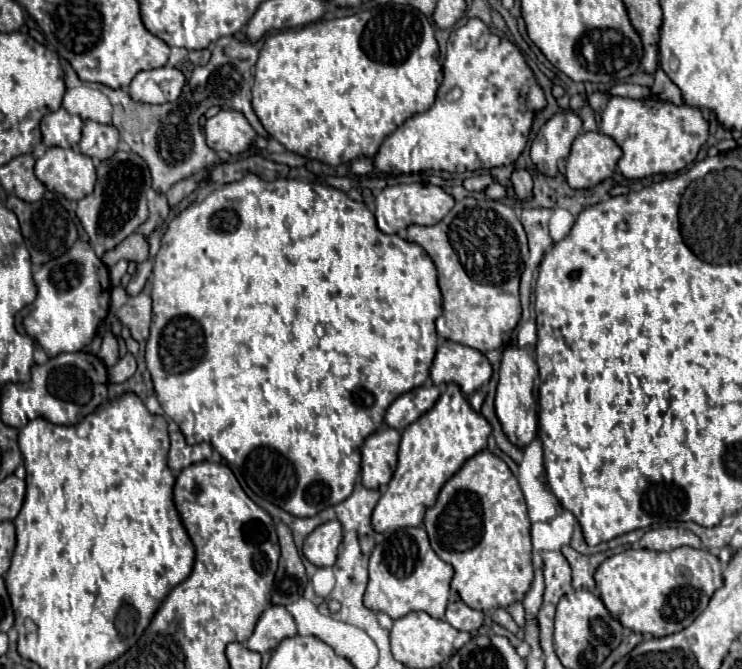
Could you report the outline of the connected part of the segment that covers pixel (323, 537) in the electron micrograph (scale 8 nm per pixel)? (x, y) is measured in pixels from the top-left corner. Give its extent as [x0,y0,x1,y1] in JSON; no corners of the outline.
[304,521,342,565]

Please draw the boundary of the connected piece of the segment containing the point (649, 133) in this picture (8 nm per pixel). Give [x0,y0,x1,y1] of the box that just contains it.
[600,97,708,179]

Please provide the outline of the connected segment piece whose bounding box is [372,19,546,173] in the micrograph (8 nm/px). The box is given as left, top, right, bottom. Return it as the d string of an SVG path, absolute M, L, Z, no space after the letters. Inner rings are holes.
M470 19L464 27L454 29L448 39L444 81L436 93L434 105L428 111L410 117L402 127L384 139L380 153L376 153L372 159L374 167L382 173L412 173L414 167L416 171L440 169L448 173L462 173L514 163L526 147L534 111L540 111L544 105L544 93L518 47L508 39L490 33L480 19Z

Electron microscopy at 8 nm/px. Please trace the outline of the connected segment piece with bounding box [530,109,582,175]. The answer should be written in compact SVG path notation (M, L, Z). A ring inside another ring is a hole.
M566 109L552 115L546 125L538 131L536 139L532 141L530 159L538 167L540 173L556 175L558 173L558 159L568 157L570 145L574 137L582 129L582 119L578 113Z

